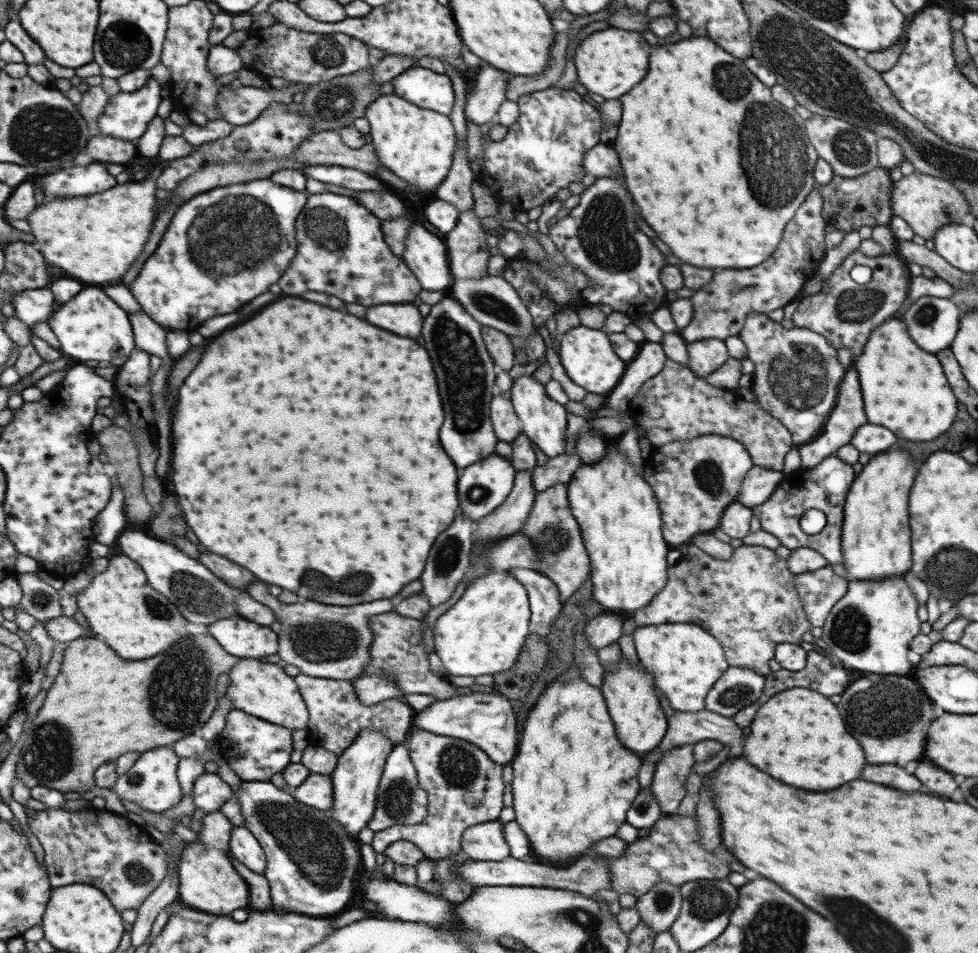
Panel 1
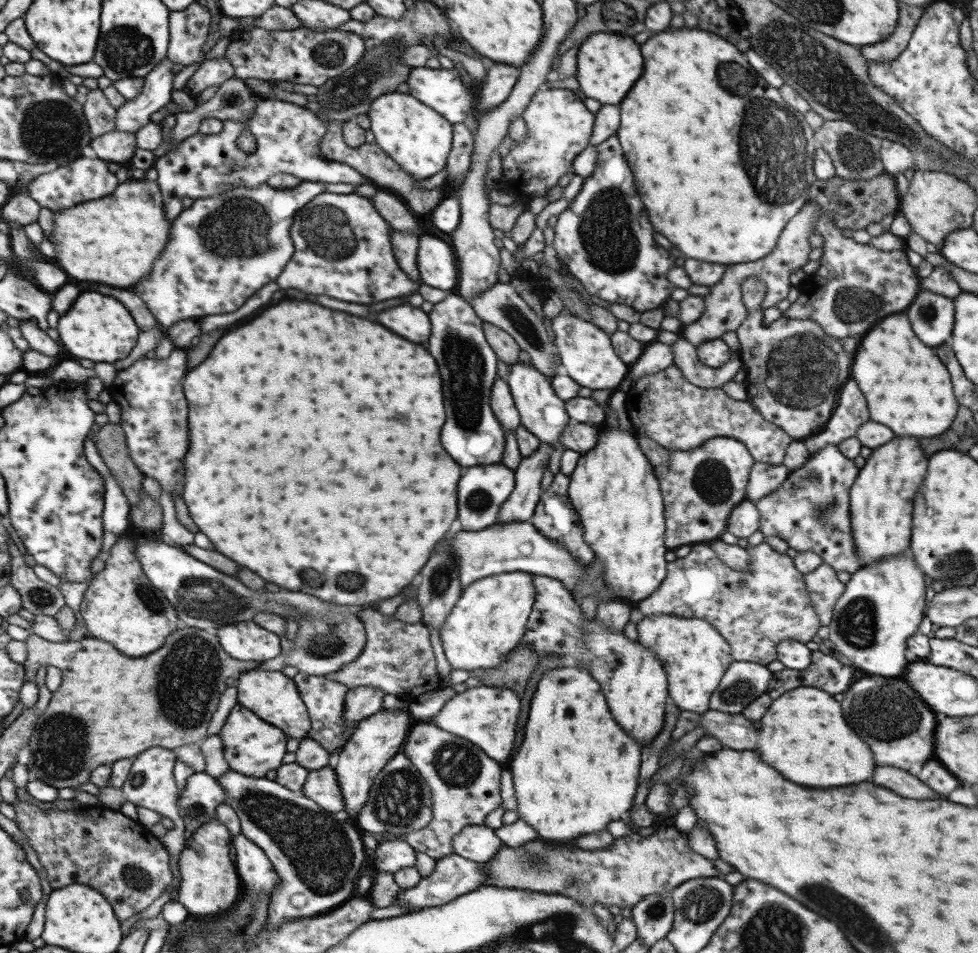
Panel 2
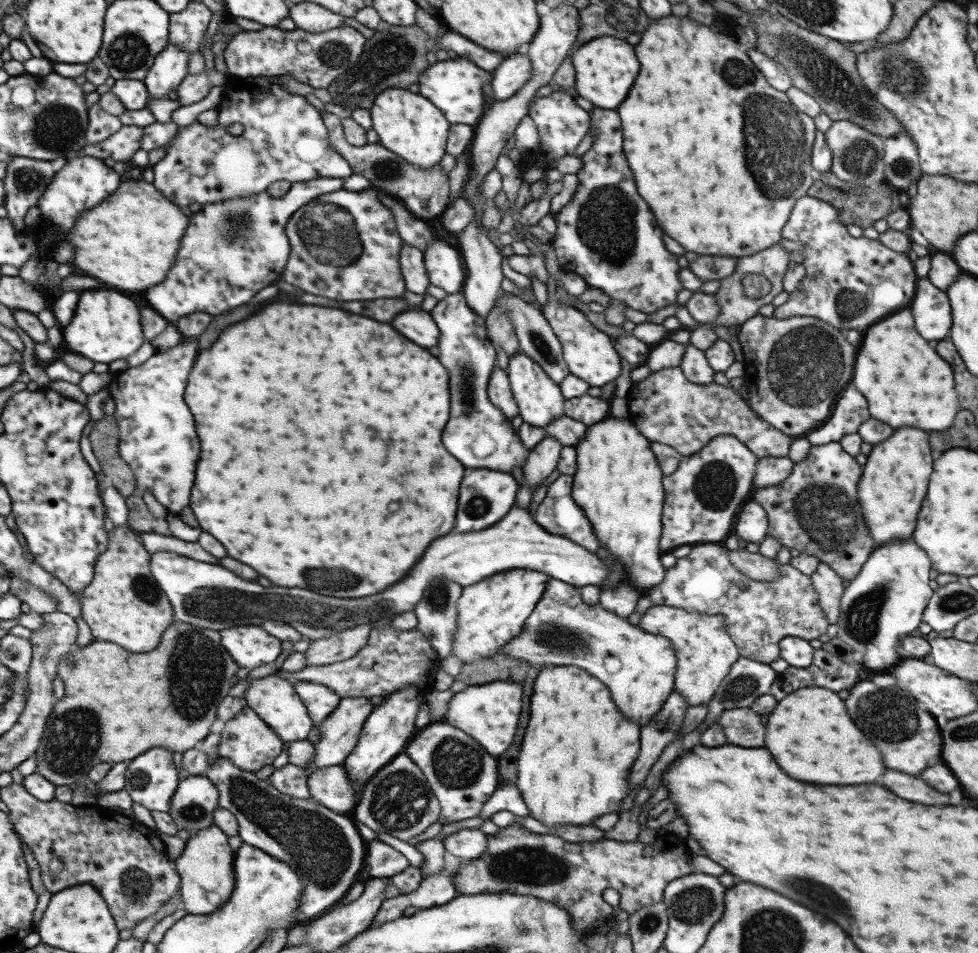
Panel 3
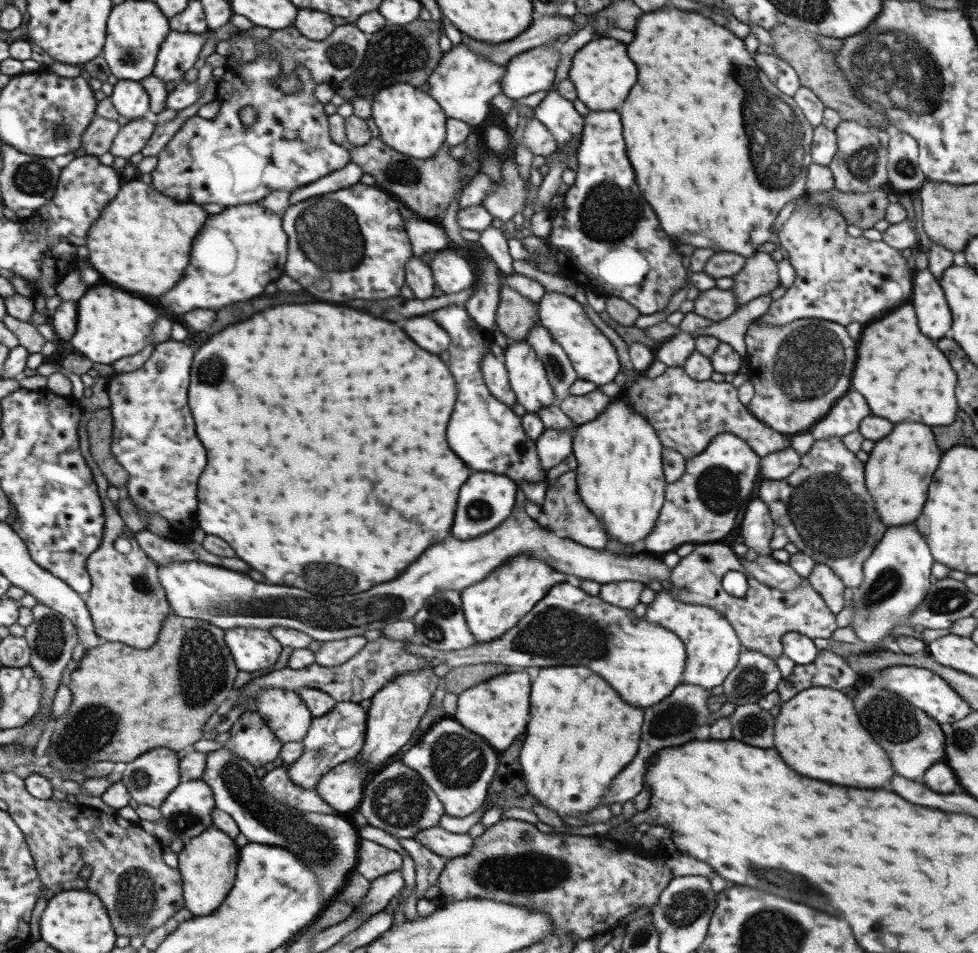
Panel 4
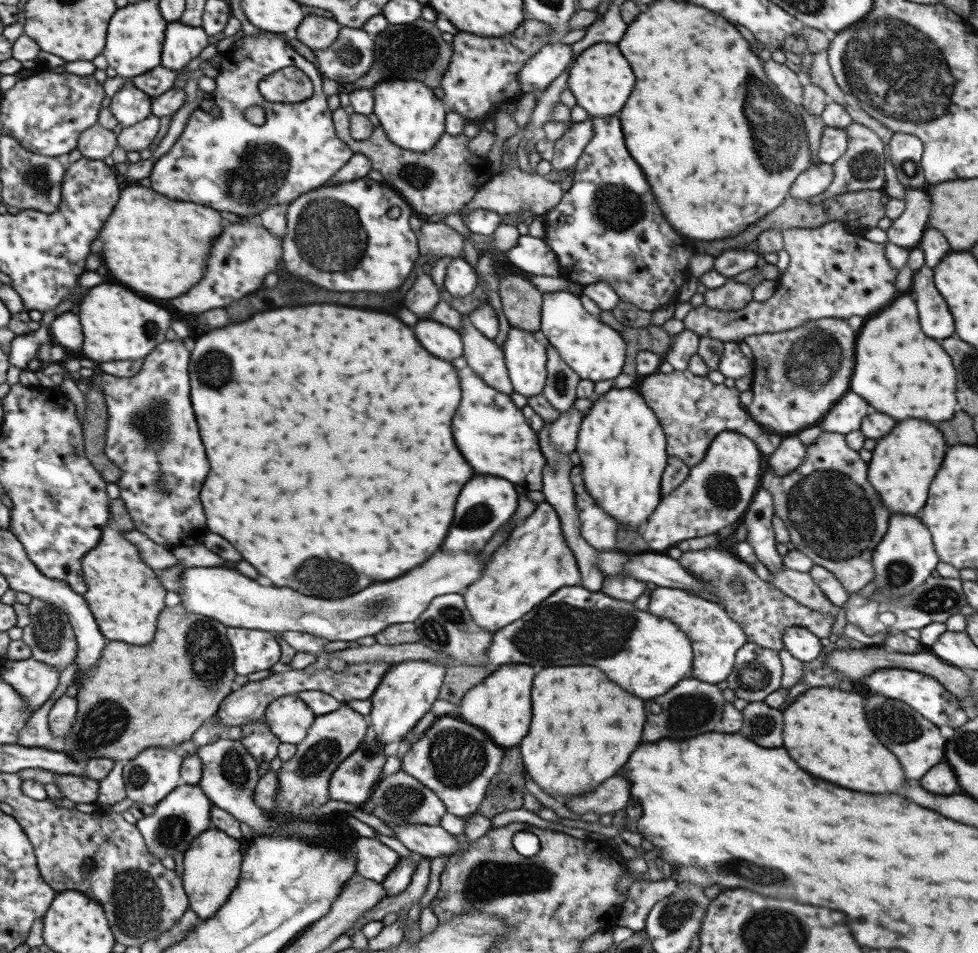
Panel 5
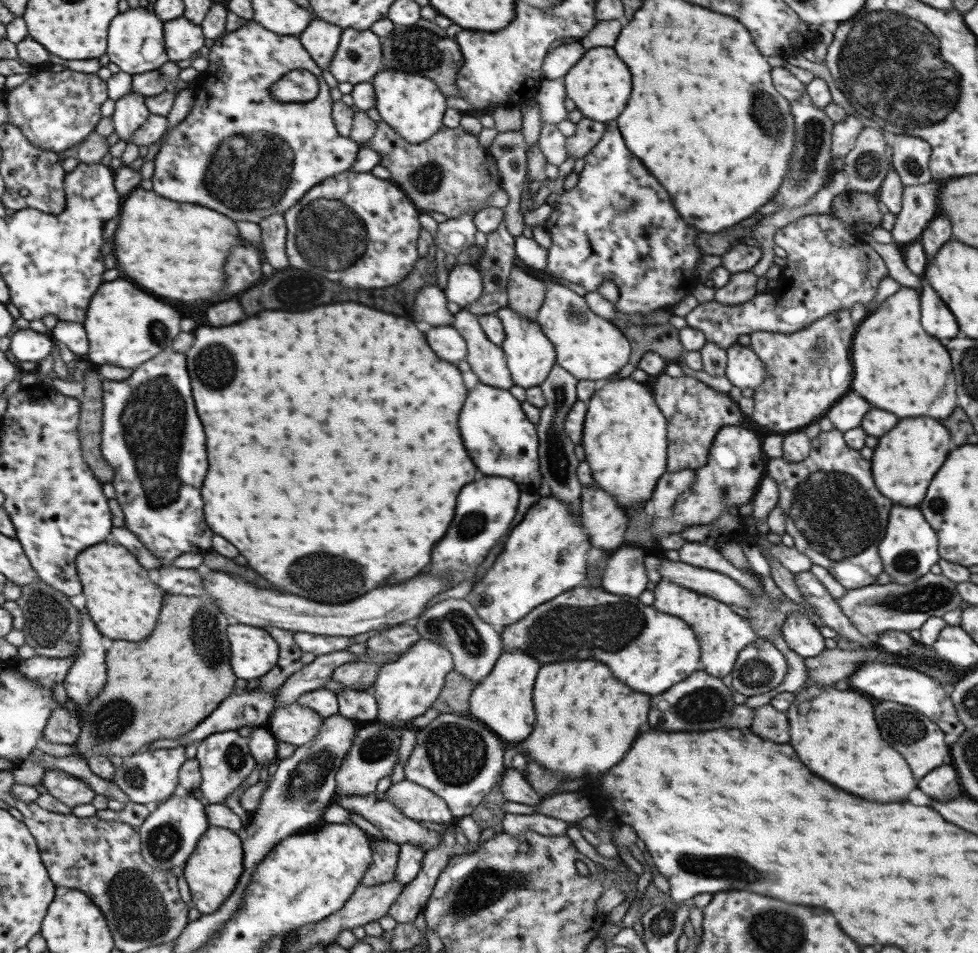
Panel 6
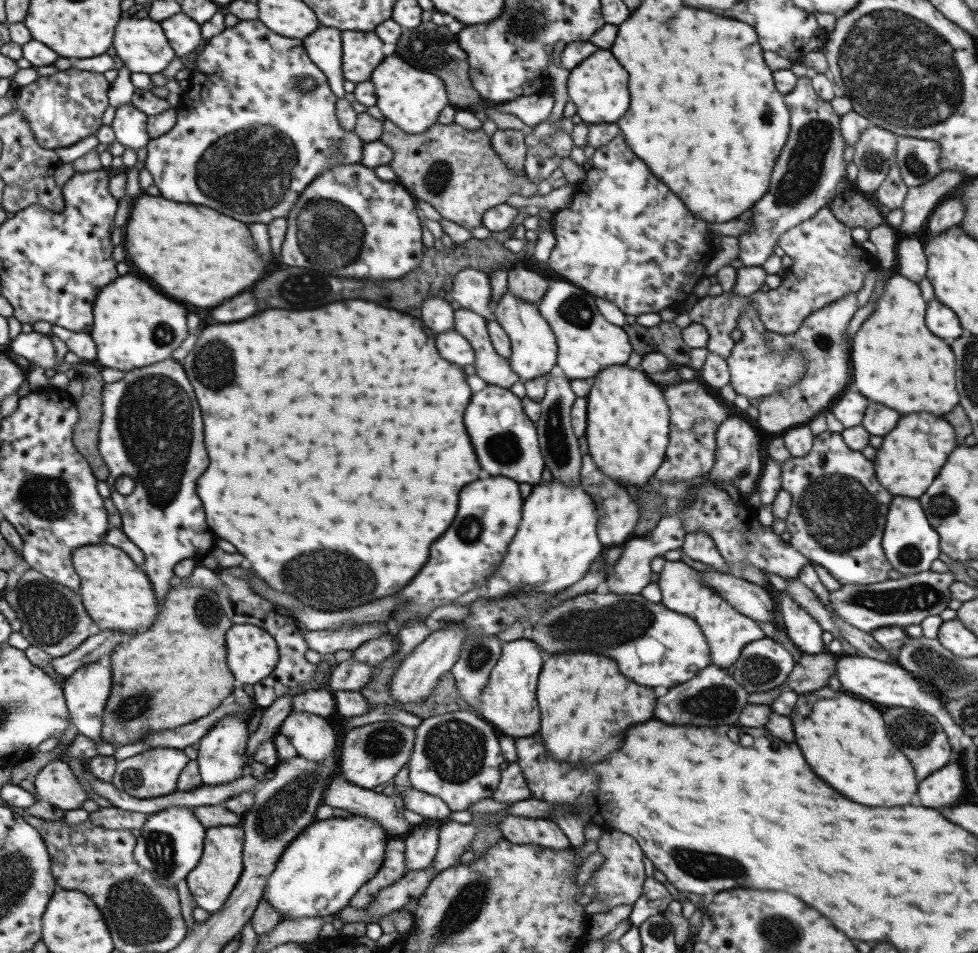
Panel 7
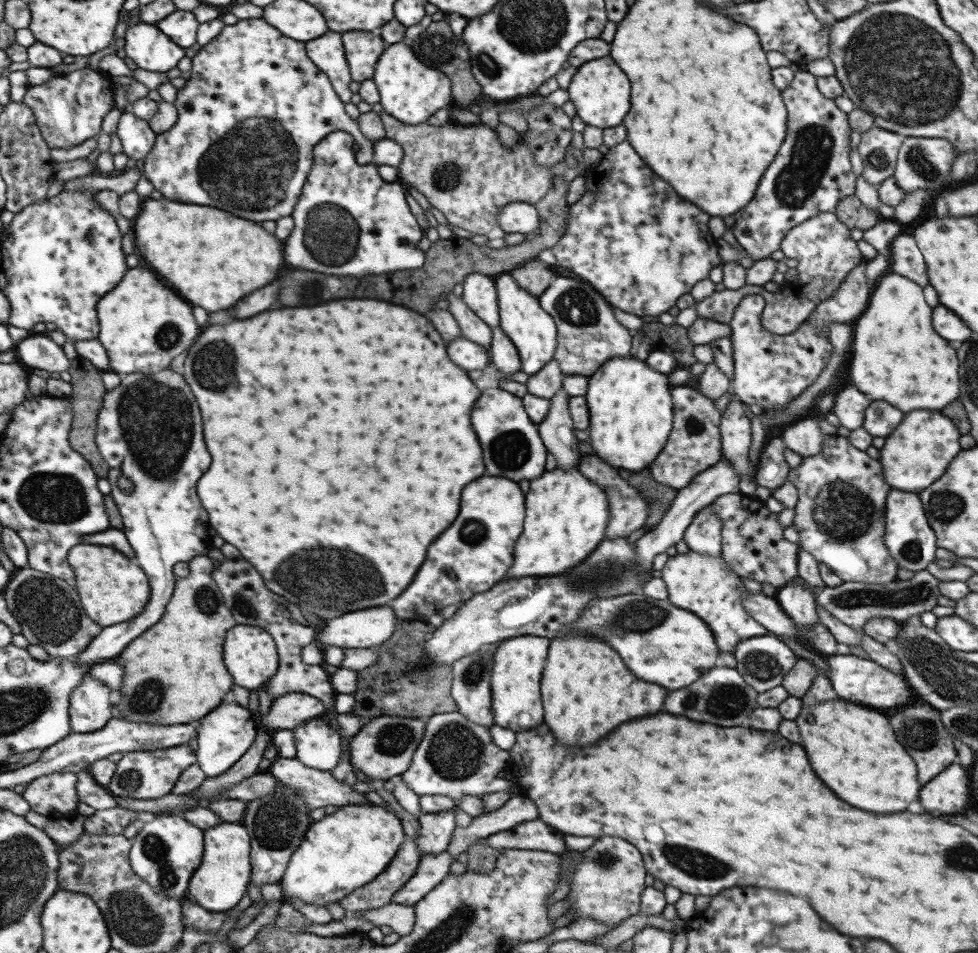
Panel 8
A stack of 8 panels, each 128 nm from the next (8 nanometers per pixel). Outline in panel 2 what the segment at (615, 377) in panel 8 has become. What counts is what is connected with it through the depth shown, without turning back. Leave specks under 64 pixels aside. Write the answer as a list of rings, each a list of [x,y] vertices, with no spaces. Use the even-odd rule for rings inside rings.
[[[609,427],[597,432],[597,444],[579,456],[576,467],[568,476],[566,501],[577,512],[583,526],[583,540],[593,550],[595,558],[603,568],[603,580],[609,596],[625,600],[633,606],[647,598],[665,576],[663,554],[668,551],[664,545],[664,508],[653,465],[639,450],[637,436],[629,430]]]

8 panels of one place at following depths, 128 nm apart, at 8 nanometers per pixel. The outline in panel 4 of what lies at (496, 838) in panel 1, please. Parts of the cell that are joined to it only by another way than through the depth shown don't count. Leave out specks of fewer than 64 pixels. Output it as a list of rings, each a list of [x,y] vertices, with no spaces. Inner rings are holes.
[[[439,825],[417,830],[413,839],[446,860],[467,855],[474,840],[468,833],[453,834],[439,828]]]

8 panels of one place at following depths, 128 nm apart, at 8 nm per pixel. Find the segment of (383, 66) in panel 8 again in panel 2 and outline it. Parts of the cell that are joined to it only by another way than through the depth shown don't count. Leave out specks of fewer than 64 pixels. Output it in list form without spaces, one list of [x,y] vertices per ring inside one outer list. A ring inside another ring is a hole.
[[[387,92],[370,102],[366,116],[374,143],[413,180],[425,180],[445,167],[451,148],[453,125],[422,102],[407,93]]]

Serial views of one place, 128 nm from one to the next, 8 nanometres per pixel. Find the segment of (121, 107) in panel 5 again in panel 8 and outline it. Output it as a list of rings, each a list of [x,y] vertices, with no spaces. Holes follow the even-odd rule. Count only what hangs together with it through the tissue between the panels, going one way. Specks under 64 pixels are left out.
[[[121,112],[117,120],[117,131],[122,152],[133,160],[143,160],[155,142],[156,135],[148,128],[145,119],[134,116],[131,112]]]

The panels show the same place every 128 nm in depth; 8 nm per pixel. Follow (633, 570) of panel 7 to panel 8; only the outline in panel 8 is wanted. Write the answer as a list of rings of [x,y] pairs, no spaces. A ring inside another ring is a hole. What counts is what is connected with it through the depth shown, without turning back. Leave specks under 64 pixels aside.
[[[721,458],[719,461],[715,462],[713,466],[696,474],[686,487],[677,490],[674,499],[667,511],[661,517],[659,523],[643,533],[643,536],[639,537],[639,539],[634,542],[635,562],[637,562],[637,566],[639,566],[643,572],[651,568],[651,562],[655,554],[665,552],[669,546],[674,546],[674,544],[677,544],[677,542],[682,539],[684,529],[687,528],[687,525],[691,522],[693,515],[697,510],[708,506],[711,501],[714,501],[721,495],[739,493],[739,478],[737,474],[735,474],[735,470],[731,468],[731,465],[733,464],[731,464],[729,460]]]

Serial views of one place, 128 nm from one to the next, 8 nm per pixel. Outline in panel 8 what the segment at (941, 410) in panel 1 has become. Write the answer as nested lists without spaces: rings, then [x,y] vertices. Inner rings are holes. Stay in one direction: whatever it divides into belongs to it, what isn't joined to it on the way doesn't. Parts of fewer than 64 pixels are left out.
[[[886,271],[871,287],[865,310],[853,321],[852,336],[853,342],[849,342],[849,358],[853,360],[849,366],[849,382],[853,386],[871,396],[873,400],[883,400],[891,404],[893,408],[901,412],[909,410],[941,410],[947,404],[951,404],[957,396],[957,358],[953,348],[939,338],[931,330],[931,308],[923,302],[921,296],[922,286],[917,286],[915,282],[899,274]]]

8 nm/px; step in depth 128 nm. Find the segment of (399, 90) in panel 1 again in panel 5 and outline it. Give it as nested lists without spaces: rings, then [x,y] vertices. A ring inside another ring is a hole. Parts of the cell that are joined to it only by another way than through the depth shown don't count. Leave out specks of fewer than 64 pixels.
[[[527,15],[515,32],[502,37],[479,38],[463,32],[454,35],[450,42],[453,48],[451,60],[439,81],[445,107],[463,119],[472,121],[489,114],[491,106],[506,102],[515,104],[519,98],[519,82],[517,82],[519,69],[523,67],[523,63],[527,63],[527,59],[533,56],[533,53],[547,44],[545,31],[549,26]]]

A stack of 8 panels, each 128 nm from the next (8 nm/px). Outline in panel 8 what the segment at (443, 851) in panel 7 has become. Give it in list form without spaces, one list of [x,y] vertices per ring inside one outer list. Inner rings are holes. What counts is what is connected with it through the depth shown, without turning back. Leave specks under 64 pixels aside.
[[[522,793],[513,794],[495,812],[473,817],[465,827],[453,827],[451,838],[444,853],[445,857],[456,860],[467,846],[484,841],[489,835],[510,829],[516,824],[536,819],[535,803]]]

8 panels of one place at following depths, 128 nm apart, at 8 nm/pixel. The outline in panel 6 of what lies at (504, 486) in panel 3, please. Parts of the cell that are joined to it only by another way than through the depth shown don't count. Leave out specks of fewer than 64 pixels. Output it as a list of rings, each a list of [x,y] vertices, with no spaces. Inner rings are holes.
[[[483,476],[481,480],[465,484],[455,502],[455,516],[443,536],[431,550],[429,572],[449,572],[450,588],[461,580],[474,577],[473,568],[485,558],[489,548],[509,530],[511,518],[515,514],[519,490],[515,482],[499,476]]]

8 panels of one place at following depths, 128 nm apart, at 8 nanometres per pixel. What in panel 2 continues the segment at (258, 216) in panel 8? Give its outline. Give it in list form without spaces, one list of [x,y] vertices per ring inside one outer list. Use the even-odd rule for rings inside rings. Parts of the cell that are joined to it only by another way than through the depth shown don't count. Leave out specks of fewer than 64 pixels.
[[[255,95],[256,106],[254,112],[247,120],[241,123],[237,120],[225,120],[222,122],[223,130],[213,136],[203,136],[193,134],[176,143],[175,148],[165,152],[156,158],[152,168],[157,171],[155,182],[161,190],[161,200],[163,200],[163,212],[167,220],[173,220],[181,212],[179,200],[186,196],[195,199],[213,197],[215,194],[223,193],[233,187],[253,188],[261,183],[265,183],[267,178],[277,173],[293,175],[301,181],[323,182],[324,184],[353,184],[361,185],[367,182],[359,172],[353,170],[346,164],[326,160],[319,152],[319,139],[325,135],[327,126],[322,119],[317,118],[318,111],[315,107],[299,107],[283,100],[265,99]],[[241,131],[247,131],[255,139],[255,149],[251,153],[241,151],[236,143],[236,138]]]

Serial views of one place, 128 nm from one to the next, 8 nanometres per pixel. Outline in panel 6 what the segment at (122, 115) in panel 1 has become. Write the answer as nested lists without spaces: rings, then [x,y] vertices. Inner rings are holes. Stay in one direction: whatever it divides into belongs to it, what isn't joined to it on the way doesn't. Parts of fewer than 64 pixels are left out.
[[[178,16],[162,24],[165,54],[169,62],[191,60],[205,44],[201,27]]]

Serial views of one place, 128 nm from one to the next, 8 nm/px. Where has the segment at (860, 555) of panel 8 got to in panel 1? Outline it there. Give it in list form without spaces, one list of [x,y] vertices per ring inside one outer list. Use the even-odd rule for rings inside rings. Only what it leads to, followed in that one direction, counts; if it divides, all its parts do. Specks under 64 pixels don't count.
[[[831,454],[831,456],[821,460],[819,464],[815,464],[813,468],[805,470],[803,474],[795,471],[785,474],[777,488],[763,504],[750,508],[752,516],[757,517],[760,528],[771,534],[771,536],[775,536],[781,546],[791,551],[799,547],[813,549],[829,565],[841,563],[843,562],[841,552],[843,503],[853,479],[851,465],[845,464],[843,460],[839,460],[839,457]],[[807,508],[816,508],[825,515],[825,525],[816,534],[805,534],[799,528],[799,518]]]

